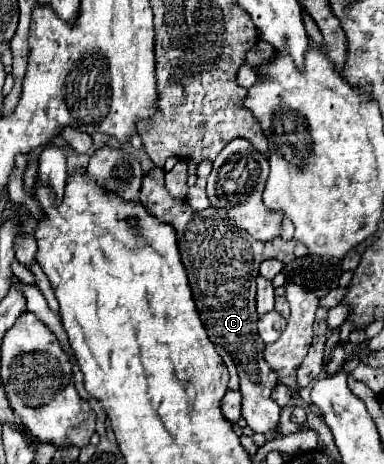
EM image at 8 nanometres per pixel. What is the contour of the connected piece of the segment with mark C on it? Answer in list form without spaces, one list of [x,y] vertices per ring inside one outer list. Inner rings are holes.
[[[153,168],[145,174],[139,200],[153,216],[177,230],[179,252],[187,268],[193,298],[207,334],[213,342],[223,346],[237,364],[239,392],[243,394],[241,416],[247,420],[247,426],[253,432],[273,432],[277,428],[281,408],[271,400],[271,390],[277,386],[279,378],[273,374],[273,370],[269,370],[269,364],[263,358],[265,342],[261,342],[261,336],[257,334],[255,278],[261,262],[267,258],[277,258],[283,264],[289,264],[295,258],[307,256],[309,252],[305,250],[303,242],[297,242],[295,238],[283,240],[277,236],[269,242],[257,242],[251,234],[245,234],[245,230],[233,226],[233,222],[229,222],[229,218],[225,218],[225,214],[217,208],[209,206],[203,212],[193,212],[185,200],[173,198],[167,192],[163,168]]]

